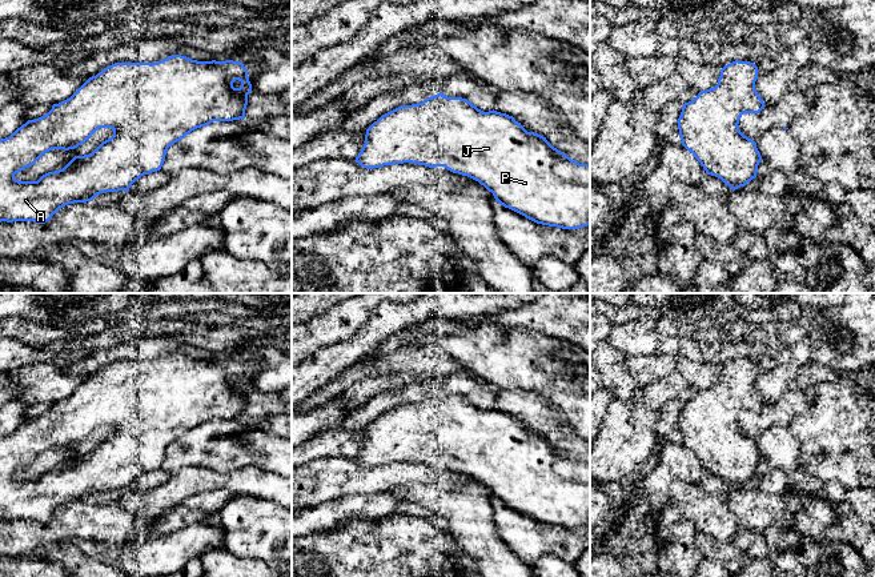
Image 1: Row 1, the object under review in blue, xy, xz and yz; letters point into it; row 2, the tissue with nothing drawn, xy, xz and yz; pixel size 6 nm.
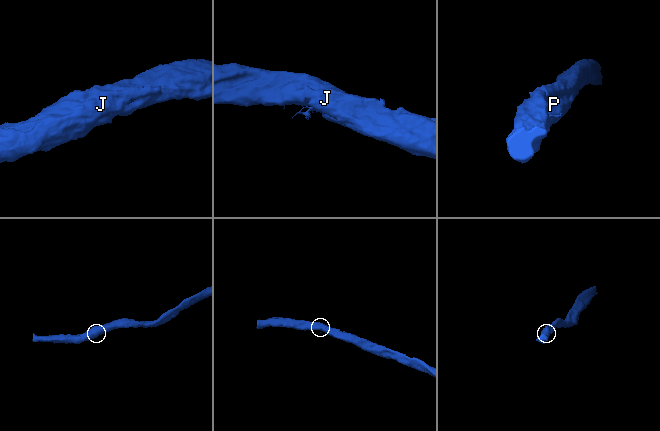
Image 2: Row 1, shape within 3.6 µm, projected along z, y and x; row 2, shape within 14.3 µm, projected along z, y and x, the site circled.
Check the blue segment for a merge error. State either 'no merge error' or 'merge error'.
no merge error

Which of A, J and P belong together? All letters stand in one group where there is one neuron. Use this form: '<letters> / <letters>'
A J P

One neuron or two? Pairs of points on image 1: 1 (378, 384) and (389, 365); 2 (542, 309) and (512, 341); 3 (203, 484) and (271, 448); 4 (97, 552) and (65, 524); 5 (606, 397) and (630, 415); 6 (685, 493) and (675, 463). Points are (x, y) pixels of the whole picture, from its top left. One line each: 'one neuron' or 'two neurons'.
1: two neurons
2: two neurons
3: two neurons
4: two neurons
5: two neurons
6: two neurons

